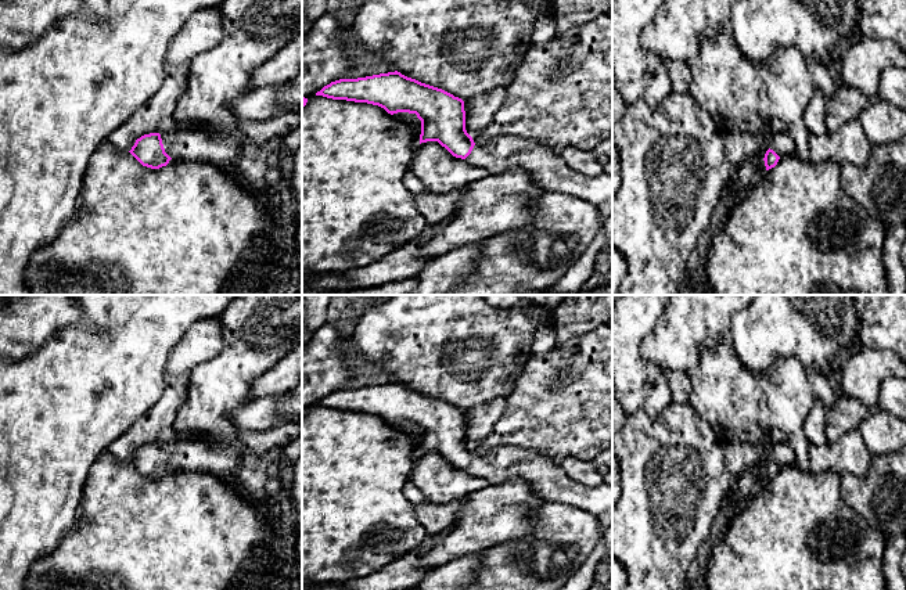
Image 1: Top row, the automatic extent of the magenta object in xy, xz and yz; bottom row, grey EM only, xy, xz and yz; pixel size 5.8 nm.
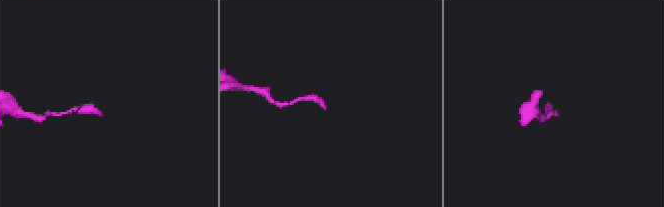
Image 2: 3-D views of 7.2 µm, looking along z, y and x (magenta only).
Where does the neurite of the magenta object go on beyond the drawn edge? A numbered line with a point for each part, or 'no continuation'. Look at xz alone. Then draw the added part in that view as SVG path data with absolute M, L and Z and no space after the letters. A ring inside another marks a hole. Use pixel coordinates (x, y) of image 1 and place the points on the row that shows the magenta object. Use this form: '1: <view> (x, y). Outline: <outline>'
1: xz (504, 153). Outline: M499 136L485 144L475 144L465 161L485 168L489 175L524 169L542 183L547 193L576 197L596 206L612 201L612 176L580 175L556 151L538 141Z

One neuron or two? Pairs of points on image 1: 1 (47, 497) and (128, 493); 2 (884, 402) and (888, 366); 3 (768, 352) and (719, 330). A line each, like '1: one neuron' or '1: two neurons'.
1: two neurons
2: two neurons
3: two neurons

